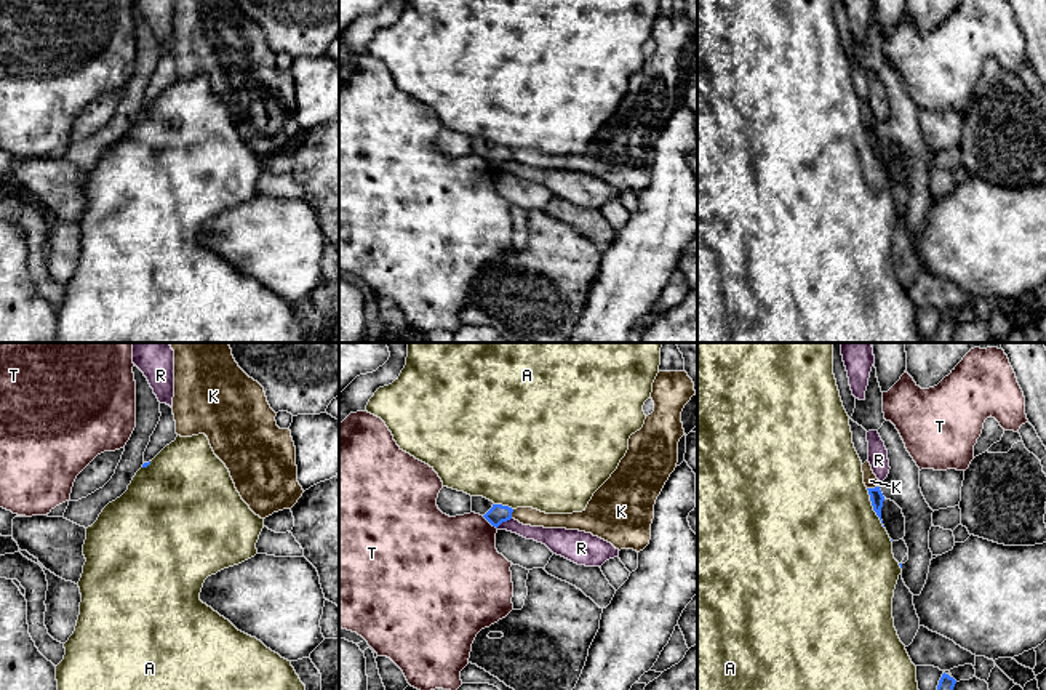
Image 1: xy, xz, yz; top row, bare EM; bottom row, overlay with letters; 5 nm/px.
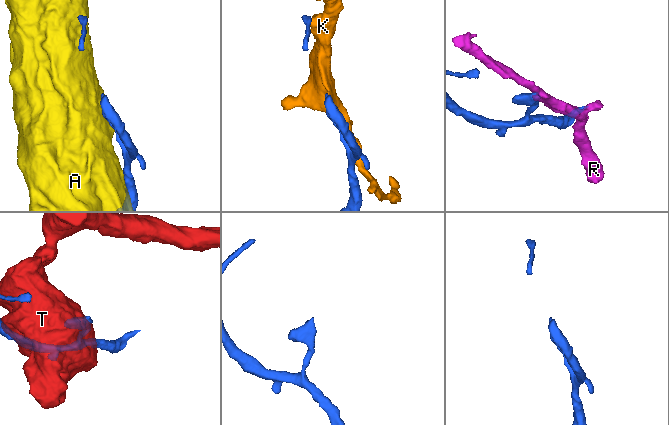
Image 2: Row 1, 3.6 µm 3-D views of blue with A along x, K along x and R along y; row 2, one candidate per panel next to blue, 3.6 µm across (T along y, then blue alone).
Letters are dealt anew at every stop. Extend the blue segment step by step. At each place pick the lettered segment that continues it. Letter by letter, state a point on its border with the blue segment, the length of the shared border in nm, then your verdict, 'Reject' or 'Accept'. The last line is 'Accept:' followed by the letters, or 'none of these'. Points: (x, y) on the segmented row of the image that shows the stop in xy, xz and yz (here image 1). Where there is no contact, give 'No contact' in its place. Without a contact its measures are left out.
A: Touches blue at yz (874, 508). Shared border 220 nm. Reject
K: Touches blue at yz (872, 489). Shared border 70 nm. Reject
R: Touches blue at xz (503, 521). Shared border 90 nm. Reject
T: Touches blue at xz (490, 522). Shared border 100 nm. Reject
Accept: none of these

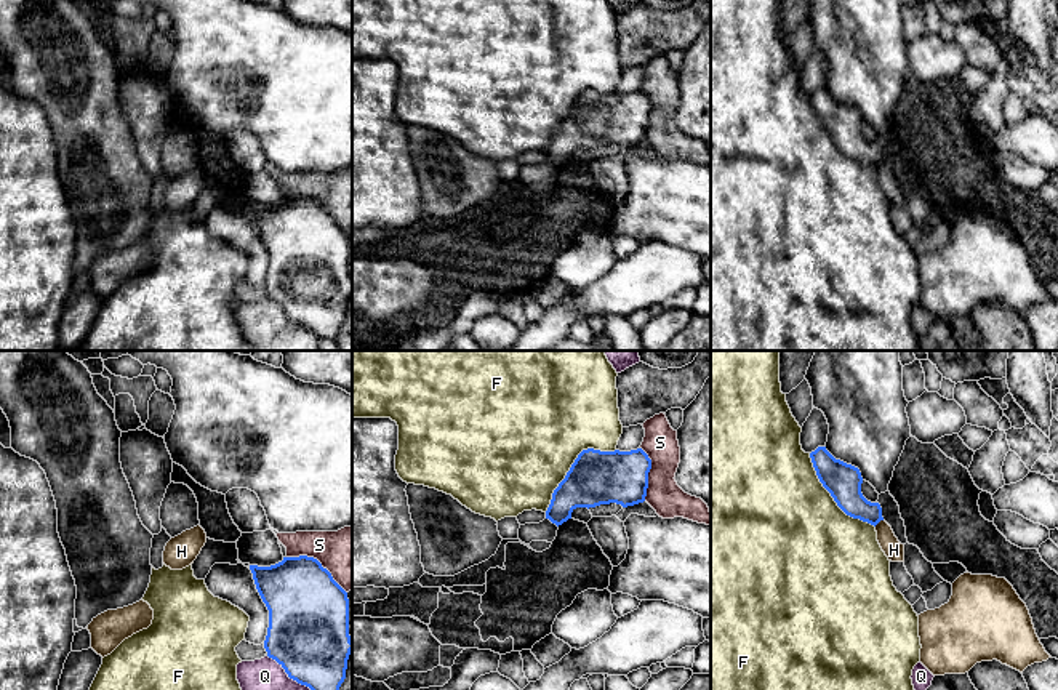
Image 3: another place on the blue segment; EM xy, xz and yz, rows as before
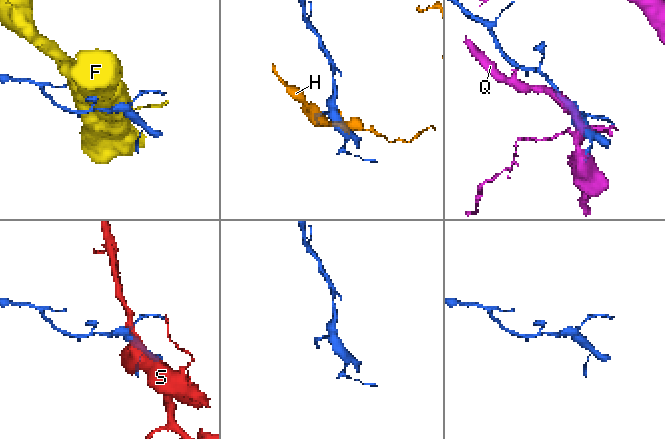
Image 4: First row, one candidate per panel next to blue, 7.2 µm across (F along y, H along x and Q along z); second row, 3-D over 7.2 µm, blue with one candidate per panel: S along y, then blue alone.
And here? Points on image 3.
F: Touches blue at xz (572, 465). Shared border 480 nm. Reject
H: Touches blue at yz (877, 522). Shared border 60 nm. Reject
Q: Touches blue at xy (288, 676). Shared border 280 nm. Reject
S: Touches blue at xy (319, 562). Shared border 360 nm. Reject
Accept: none of these

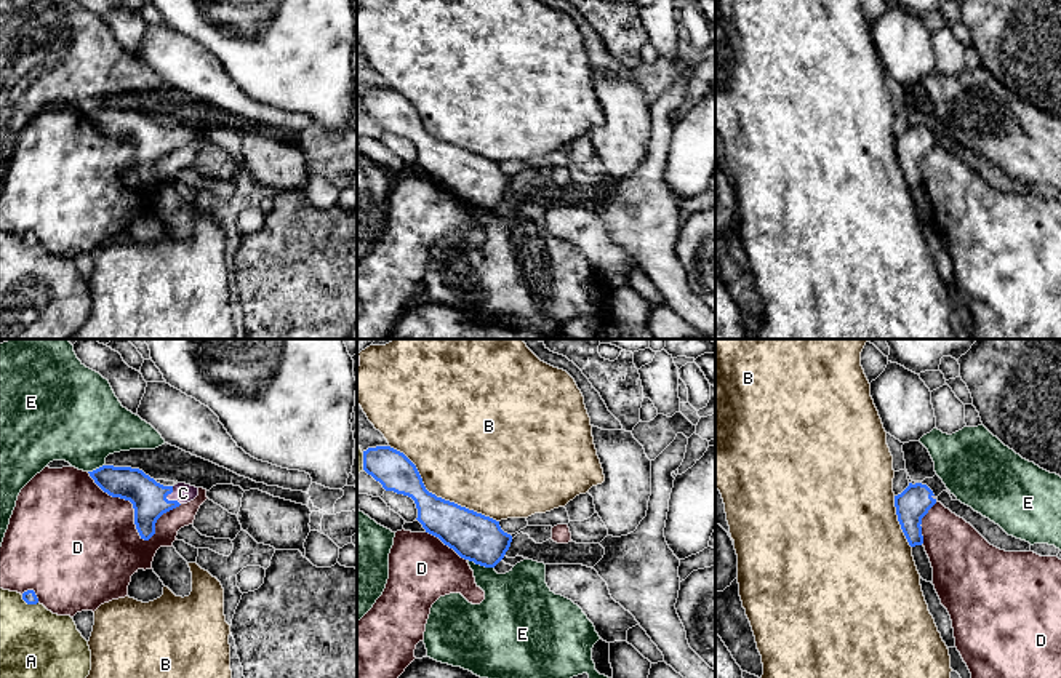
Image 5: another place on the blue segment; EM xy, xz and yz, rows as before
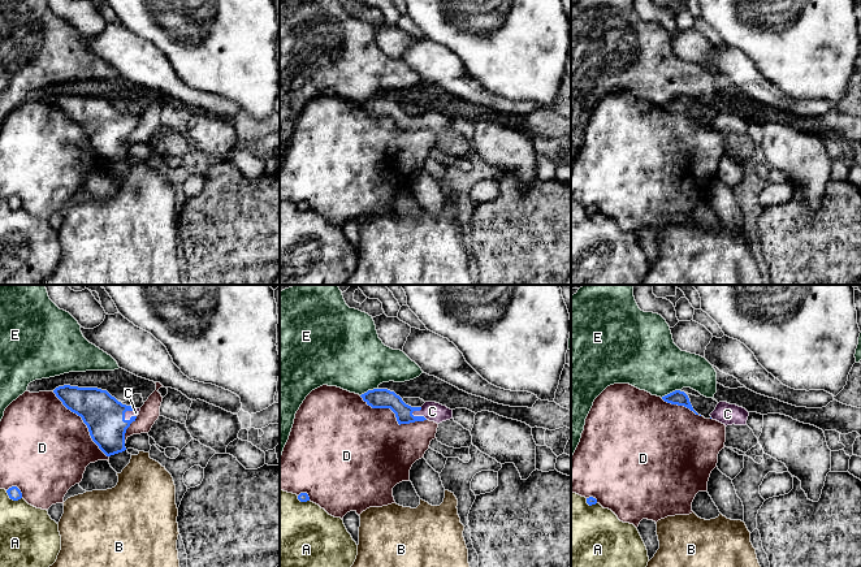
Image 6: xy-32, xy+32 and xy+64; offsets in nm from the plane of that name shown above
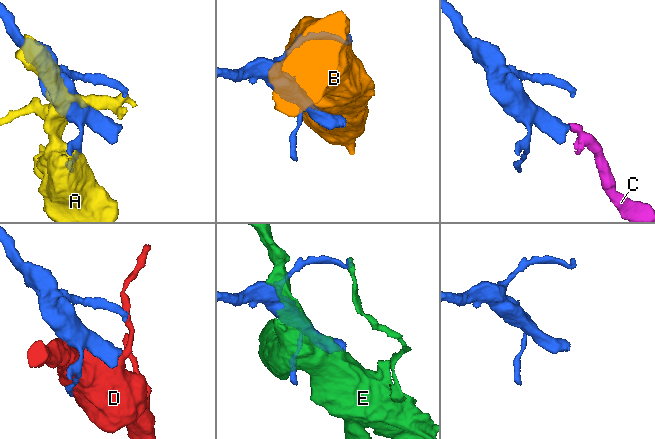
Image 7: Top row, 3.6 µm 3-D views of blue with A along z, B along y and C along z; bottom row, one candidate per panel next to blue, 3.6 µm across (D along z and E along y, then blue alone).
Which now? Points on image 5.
A: Touches blue at xy (29, 603). Shared border 100 nm. Reject
B: Touches blue at xz (439, 498). Shared border 650 nm. Reject
C: Touches blue at xy (167, 499). Shared border 100 nm. Accept
D: Touches blue at xy (135, 522). Shared border 500 nm. Reject
E: Touches blue at xz (480, 565). Shared border 140 nm. Reject
Accept: C

